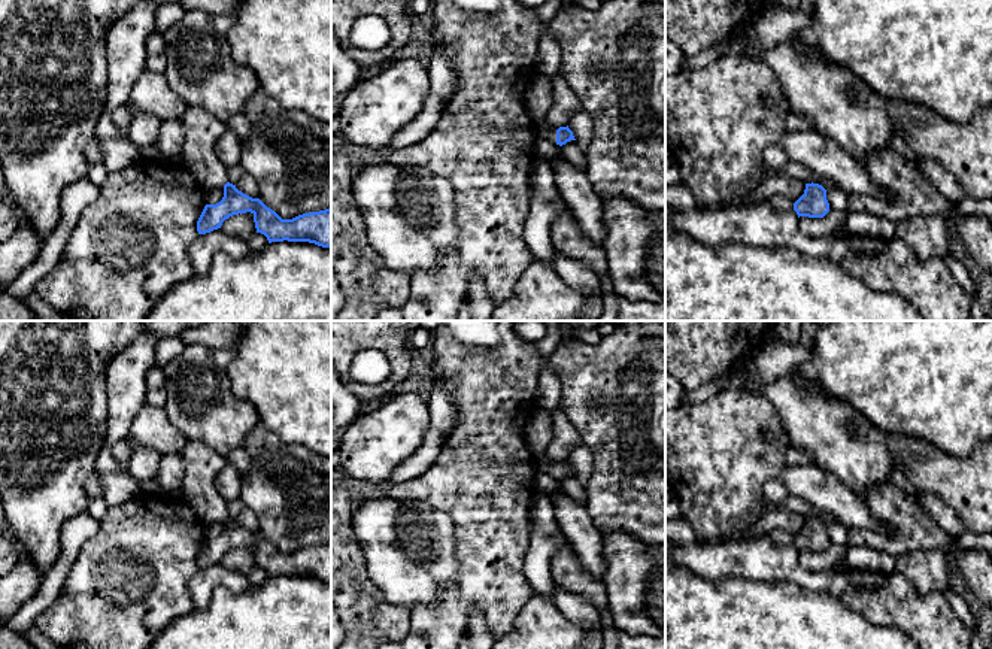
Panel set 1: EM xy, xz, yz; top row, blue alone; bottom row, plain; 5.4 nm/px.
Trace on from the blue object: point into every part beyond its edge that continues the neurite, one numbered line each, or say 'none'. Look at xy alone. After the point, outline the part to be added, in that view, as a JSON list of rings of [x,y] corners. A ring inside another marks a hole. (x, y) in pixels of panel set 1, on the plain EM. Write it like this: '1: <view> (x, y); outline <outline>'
1: xy (202, 463); outline [[[188,440],[178,454],[185,465],[180,497],[203,524],[224,522],[225,500],[215,486],[215,479],[227,464],[225,458],[198,440]]]

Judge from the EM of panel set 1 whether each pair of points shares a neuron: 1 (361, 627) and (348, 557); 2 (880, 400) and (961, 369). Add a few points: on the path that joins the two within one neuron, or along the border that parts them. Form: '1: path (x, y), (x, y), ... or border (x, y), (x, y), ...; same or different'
1: path (361, 609), (348, 587), (348, 575); same
2: path (900, 381), (912, 369), (942, 369); same

